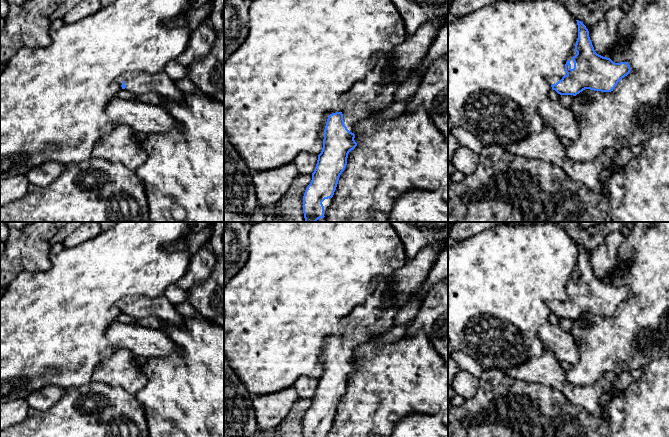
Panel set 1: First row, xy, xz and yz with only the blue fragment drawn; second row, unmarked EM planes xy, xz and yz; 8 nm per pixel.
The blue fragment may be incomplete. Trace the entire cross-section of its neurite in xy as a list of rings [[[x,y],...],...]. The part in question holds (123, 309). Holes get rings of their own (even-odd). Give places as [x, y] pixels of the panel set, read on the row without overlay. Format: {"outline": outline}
{"outline": [[[132,295],[120,299],[117,302],[122,313],[135,319],[157,317],[162,319],[167,325],[180,327],[184,324],[185,318],[177,311],[164,295],[157,298],[147,296]]]}

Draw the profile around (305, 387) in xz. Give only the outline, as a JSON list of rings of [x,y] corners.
[[[300,376],[293,384],[299,399],[312,399],[315,394],[318,379]]]

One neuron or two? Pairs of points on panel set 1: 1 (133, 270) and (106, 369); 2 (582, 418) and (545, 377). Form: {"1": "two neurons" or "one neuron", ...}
{"1": "two neurons", "2": "two neurons"}

